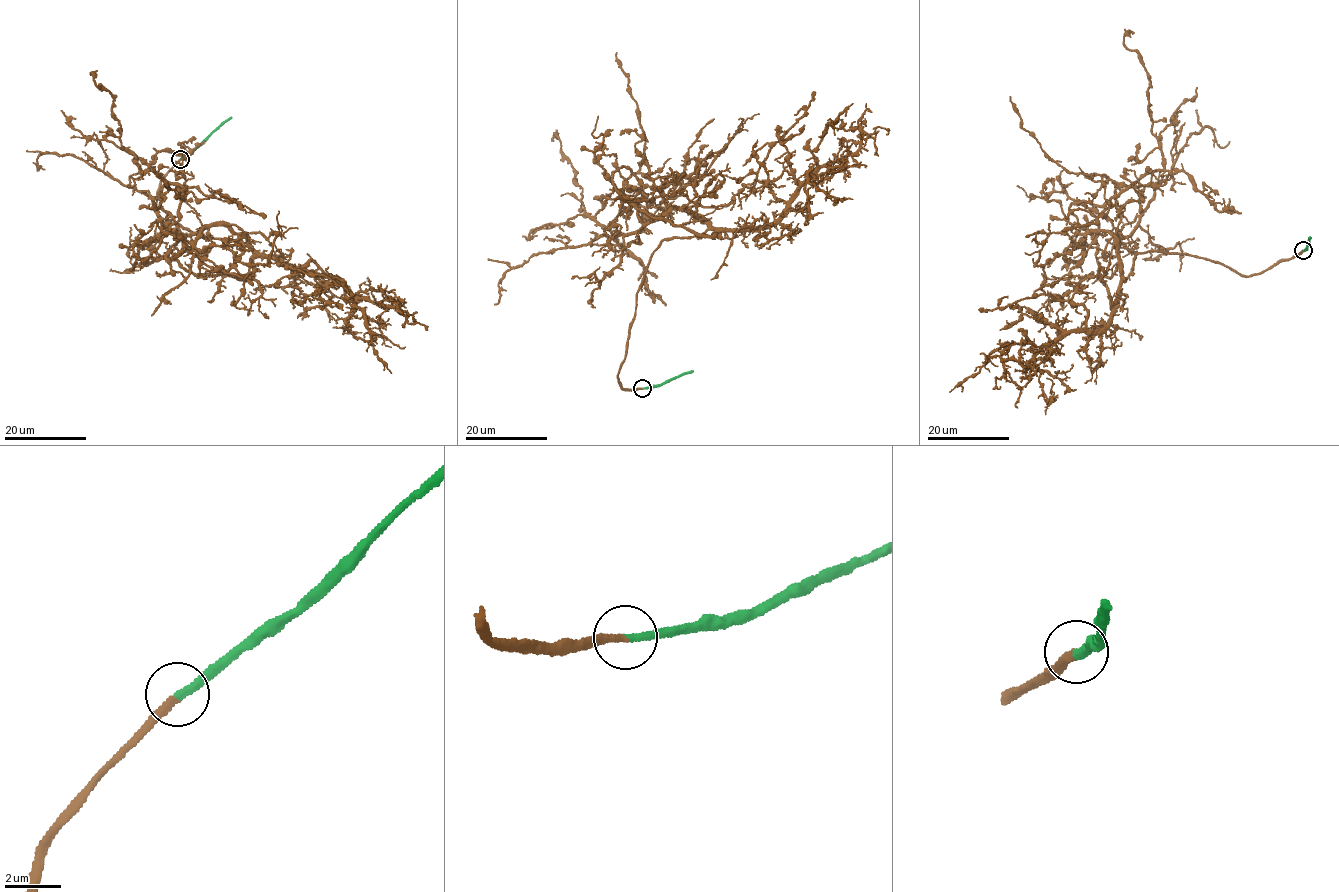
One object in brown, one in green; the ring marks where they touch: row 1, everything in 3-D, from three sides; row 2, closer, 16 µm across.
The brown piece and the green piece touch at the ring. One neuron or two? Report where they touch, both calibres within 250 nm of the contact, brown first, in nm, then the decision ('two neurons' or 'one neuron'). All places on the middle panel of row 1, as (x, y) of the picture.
at (642, 388); 260 nm thick on the brown side, 280 nm on the other; one neuron

